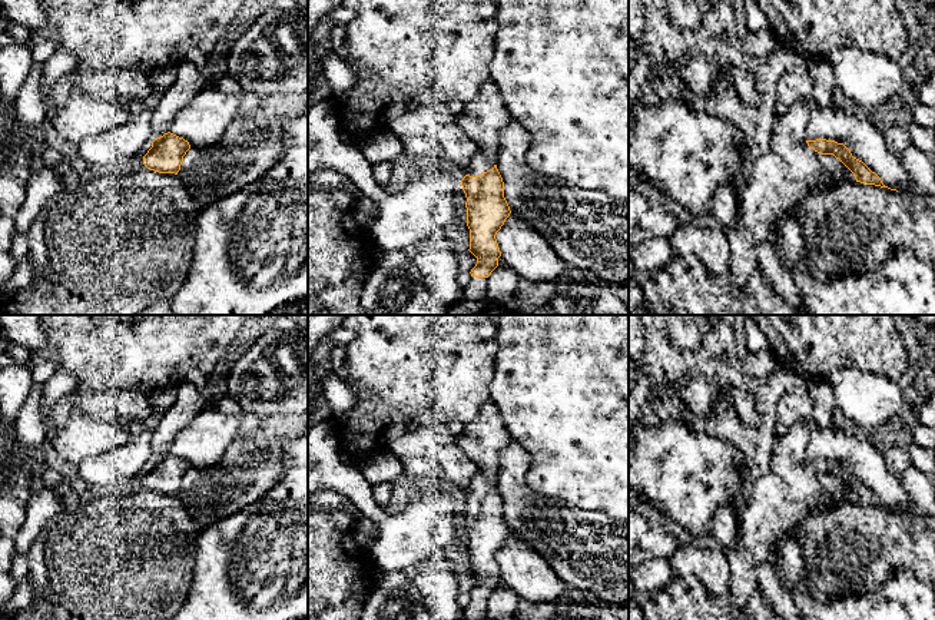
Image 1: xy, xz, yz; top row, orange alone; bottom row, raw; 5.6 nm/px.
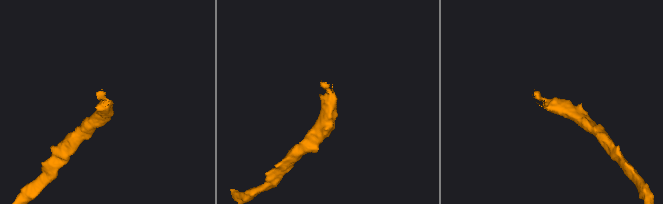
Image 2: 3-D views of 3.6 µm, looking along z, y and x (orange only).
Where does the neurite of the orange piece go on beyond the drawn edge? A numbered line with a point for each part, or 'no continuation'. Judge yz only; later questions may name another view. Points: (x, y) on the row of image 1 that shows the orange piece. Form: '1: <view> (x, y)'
no continuation

